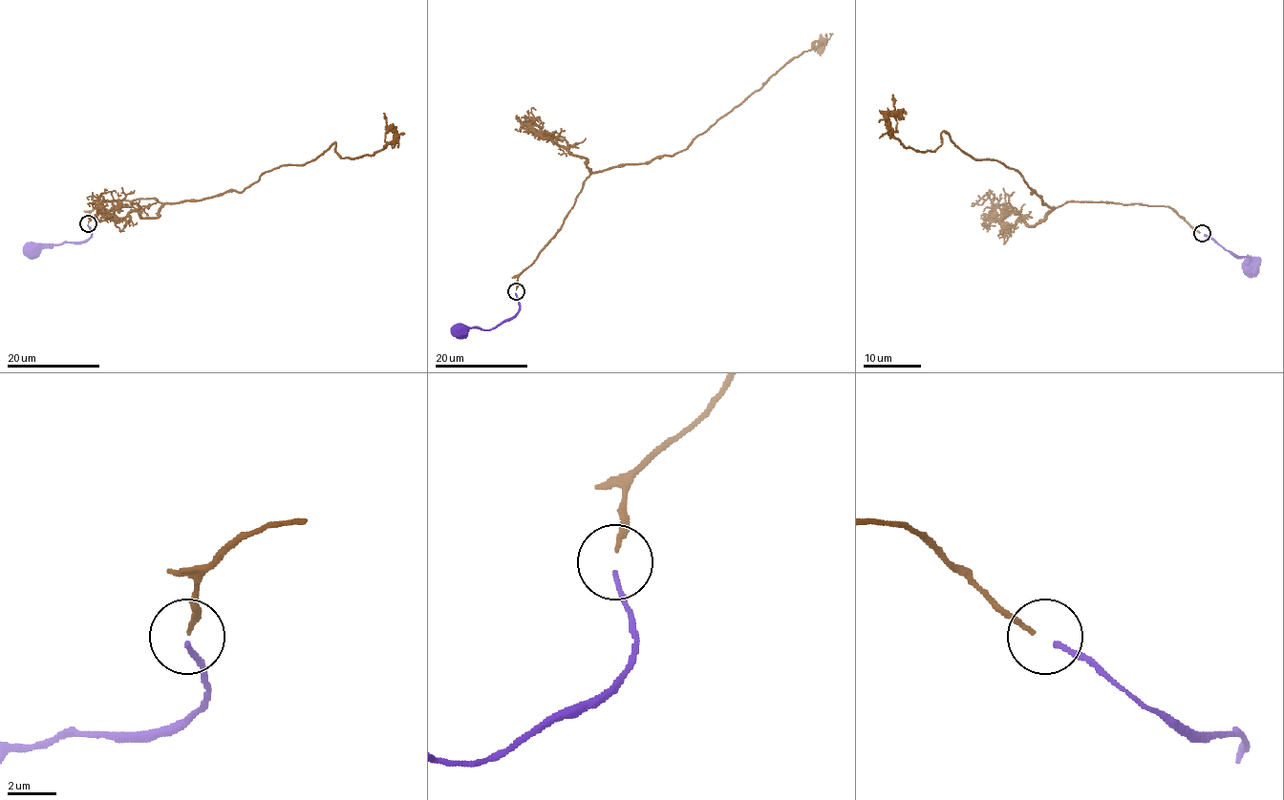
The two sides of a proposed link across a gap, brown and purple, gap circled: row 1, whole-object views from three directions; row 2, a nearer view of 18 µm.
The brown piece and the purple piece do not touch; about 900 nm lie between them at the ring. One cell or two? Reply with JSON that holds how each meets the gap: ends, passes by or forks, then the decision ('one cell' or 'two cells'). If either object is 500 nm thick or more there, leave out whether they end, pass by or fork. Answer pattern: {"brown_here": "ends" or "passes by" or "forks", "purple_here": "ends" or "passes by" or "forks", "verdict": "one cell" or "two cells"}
{"brown_here": "ends", "purple_here": "ends", "verdict": "one cell"}

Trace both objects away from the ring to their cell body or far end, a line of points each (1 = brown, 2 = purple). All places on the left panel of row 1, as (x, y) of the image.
1: (88, 223), (105, 201), (243, 191), (334, 142), (342, 157), (372, 156), (393, 140), (383, 113)
2: (87, 224), (91, 237), (86, 241), (35, 244), (32, 249)

